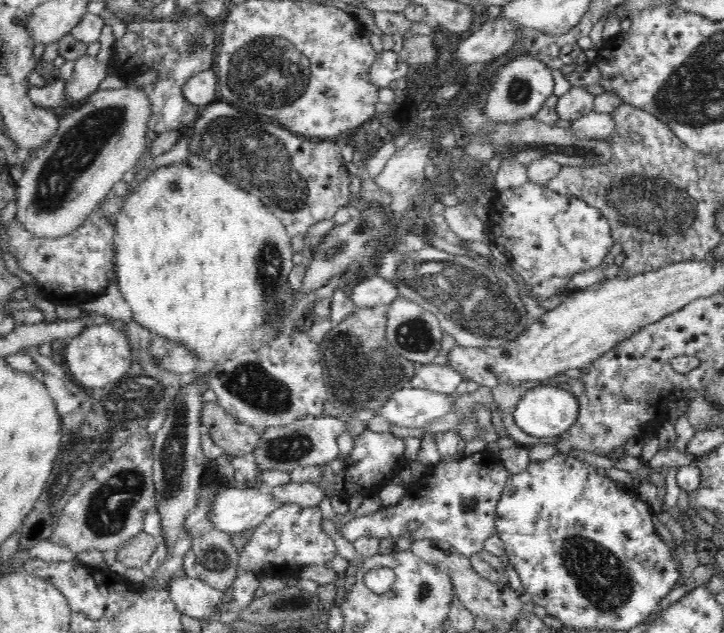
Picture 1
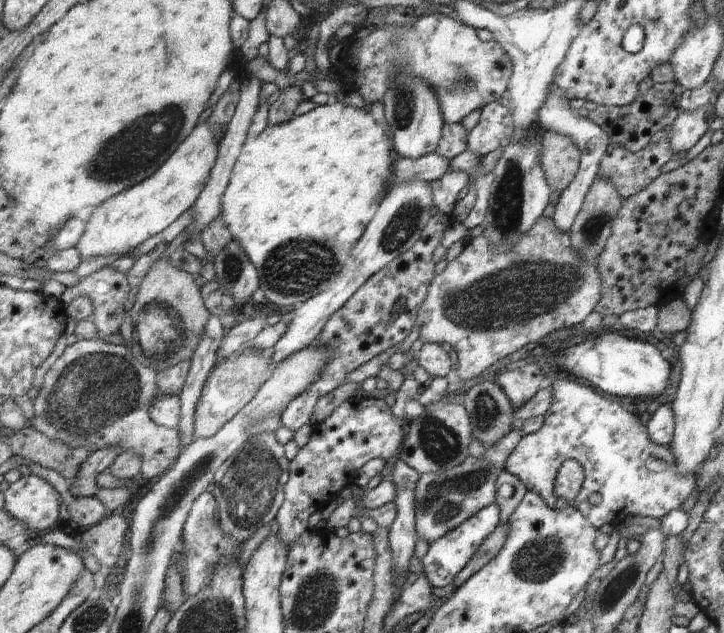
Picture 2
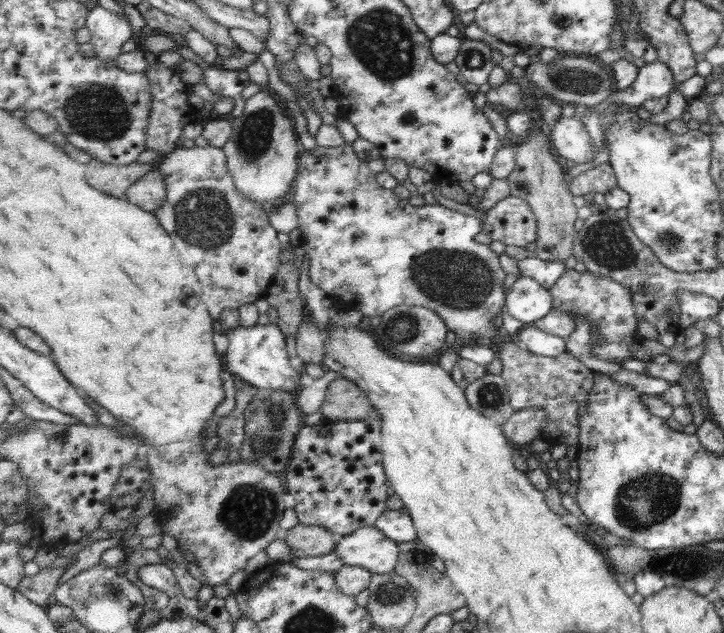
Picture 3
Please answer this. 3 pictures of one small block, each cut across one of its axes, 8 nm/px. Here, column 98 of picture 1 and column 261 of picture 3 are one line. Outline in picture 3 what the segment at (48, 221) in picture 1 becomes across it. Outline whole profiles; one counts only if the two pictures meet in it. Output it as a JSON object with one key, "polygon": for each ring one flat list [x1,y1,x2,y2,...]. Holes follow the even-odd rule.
{"polygon":[[259,90,247,100,245,112,233,122,233,138,223,150,227,152,227,170,251,202,263,204,283,198,297,182,299,142,295,124,285,116,285,108,271,96,271,90]]}

